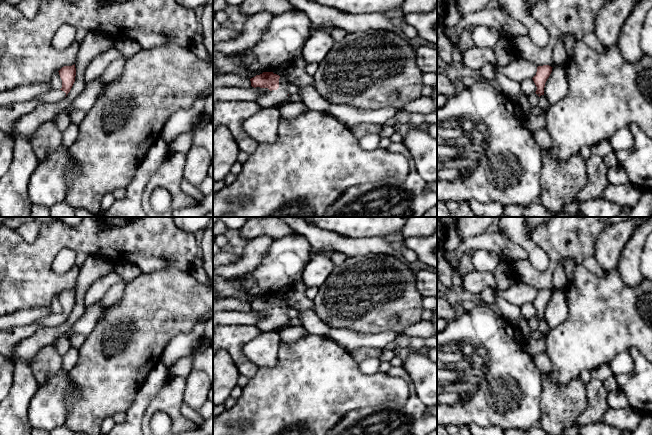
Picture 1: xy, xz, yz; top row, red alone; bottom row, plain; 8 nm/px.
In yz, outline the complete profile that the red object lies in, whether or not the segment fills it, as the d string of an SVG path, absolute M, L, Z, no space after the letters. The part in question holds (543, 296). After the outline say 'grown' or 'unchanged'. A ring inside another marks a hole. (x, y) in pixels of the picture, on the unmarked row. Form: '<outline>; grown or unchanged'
M549 289L538 290L536 299L532 302L537 311L537 314L535 317L539 321L541 319L544 319L545 307L552 296L552 292L553 291L551 291Z; unchanged

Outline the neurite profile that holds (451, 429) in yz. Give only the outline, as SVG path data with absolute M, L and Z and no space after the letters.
M447 425L448 435L473 435L467 425Z

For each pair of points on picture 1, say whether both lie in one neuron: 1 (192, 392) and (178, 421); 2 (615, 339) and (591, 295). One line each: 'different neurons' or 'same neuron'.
1: different neurons
2: same neuron

